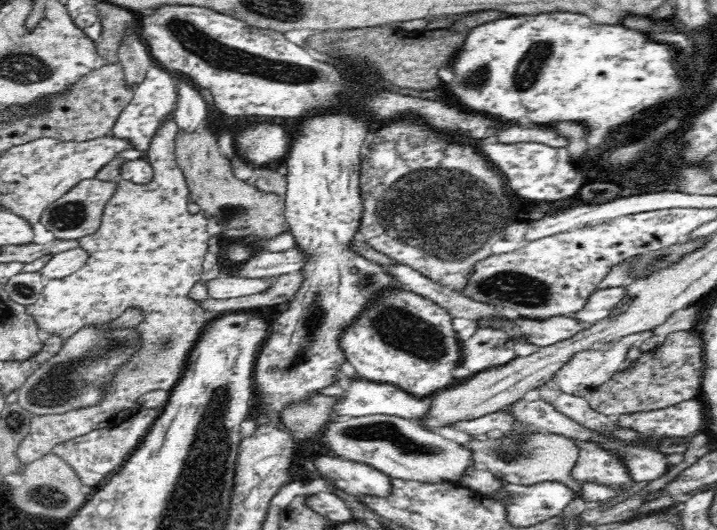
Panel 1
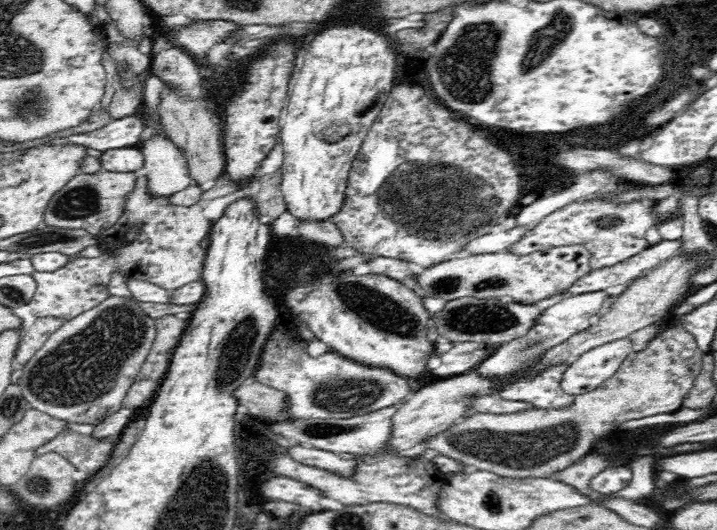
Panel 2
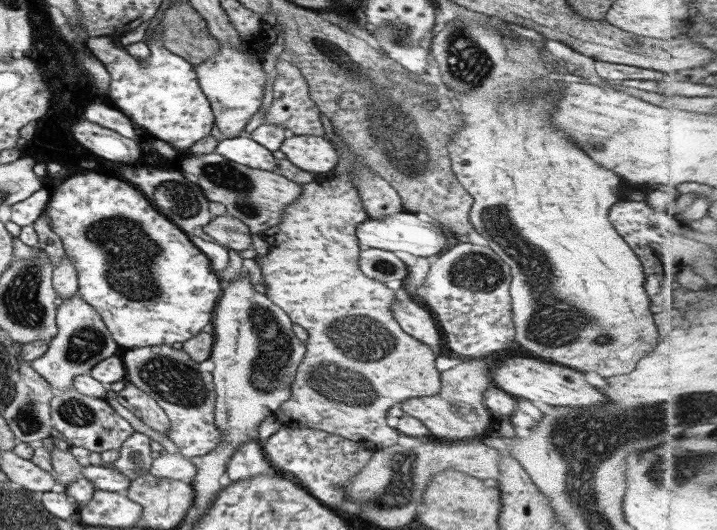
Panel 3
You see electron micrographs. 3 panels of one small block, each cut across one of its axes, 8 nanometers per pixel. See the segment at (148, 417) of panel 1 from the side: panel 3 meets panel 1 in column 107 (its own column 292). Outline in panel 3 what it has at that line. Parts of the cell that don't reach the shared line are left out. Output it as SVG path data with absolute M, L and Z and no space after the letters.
M283 423L274 434L260 442L265 460L277 473L307 490L313 498L333 509L345 501L349 479L365 468L373 450L365 444L347 440L313 428L296 428Z

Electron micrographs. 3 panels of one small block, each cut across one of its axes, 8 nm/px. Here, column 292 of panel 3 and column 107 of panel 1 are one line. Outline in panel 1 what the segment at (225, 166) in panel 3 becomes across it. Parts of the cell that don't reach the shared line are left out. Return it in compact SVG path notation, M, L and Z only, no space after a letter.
M96 178L80 181L56 202L49 204L39 220L60 241L78 240L98 230L105 204L112 198L116 182L101 181Z

